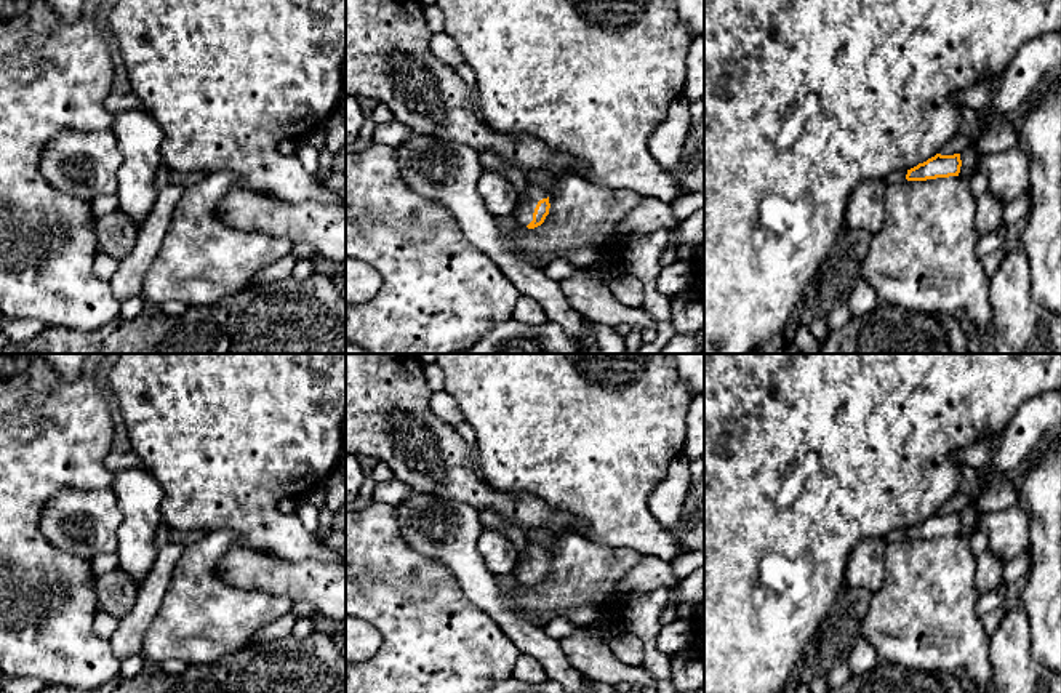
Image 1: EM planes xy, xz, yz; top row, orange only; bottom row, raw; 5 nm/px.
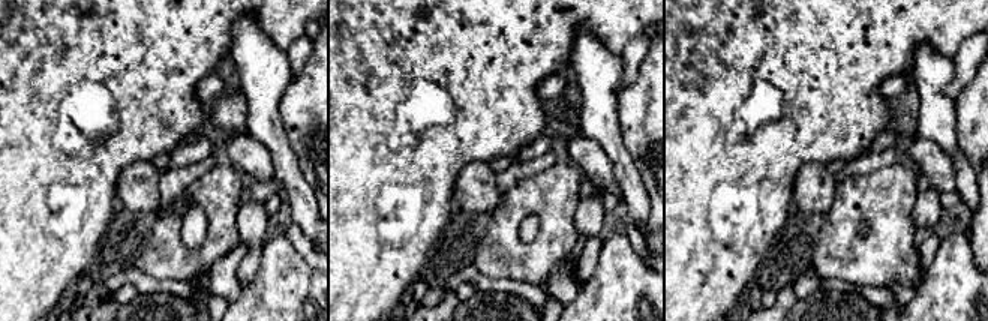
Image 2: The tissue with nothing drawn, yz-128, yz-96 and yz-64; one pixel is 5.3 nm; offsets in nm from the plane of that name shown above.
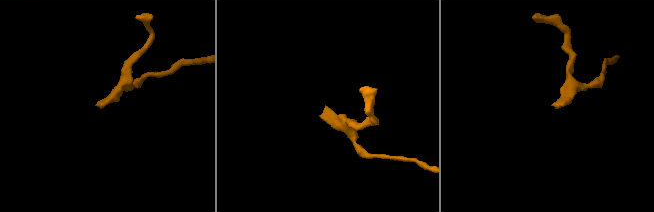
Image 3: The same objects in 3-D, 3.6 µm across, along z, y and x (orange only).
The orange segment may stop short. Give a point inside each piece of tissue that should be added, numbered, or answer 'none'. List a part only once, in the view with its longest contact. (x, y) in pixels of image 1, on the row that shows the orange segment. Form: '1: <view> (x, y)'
1: xz (527, 202)

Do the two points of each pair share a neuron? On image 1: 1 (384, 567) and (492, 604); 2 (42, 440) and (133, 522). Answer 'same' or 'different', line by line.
1: different
2: different

